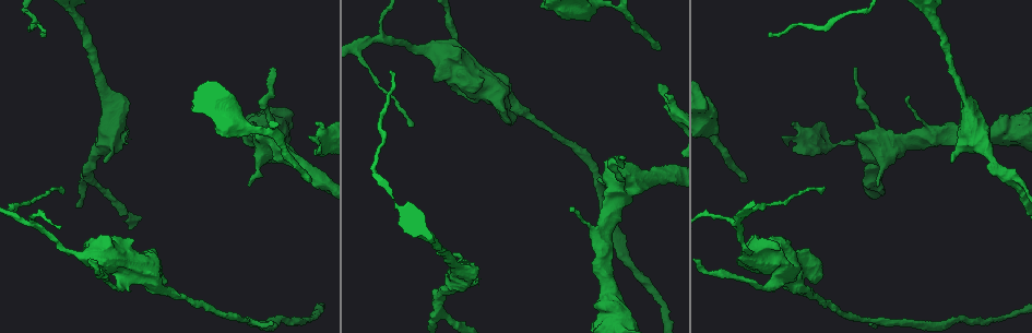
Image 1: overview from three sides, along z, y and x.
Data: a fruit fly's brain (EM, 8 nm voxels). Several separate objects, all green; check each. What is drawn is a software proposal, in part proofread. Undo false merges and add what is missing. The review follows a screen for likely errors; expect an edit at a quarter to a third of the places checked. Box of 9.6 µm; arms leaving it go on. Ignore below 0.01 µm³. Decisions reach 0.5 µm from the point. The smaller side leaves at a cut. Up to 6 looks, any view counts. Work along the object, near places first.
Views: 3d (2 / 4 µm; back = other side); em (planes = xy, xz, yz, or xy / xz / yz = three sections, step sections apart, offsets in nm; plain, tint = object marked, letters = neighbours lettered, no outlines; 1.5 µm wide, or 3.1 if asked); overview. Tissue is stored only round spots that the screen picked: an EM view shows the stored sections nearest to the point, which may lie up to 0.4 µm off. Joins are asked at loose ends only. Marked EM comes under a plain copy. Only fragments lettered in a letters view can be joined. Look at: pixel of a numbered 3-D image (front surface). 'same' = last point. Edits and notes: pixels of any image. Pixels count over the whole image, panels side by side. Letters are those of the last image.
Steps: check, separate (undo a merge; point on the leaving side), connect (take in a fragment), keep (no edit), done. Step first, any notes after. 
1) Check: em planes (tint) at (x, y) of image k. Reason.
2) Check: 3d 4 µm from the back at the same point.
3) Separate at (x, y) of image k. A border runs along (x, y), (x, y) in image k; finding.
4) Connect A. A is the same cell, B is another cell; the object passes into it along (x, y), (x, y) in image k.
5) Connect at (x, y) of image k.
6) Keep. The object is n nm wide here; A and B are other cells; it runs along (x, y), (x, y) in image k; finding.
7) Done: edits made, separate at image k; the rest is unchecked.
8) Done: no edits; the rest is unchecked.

Check: 3d 2 µm at (390, 71) of image 1. End of a long branch.

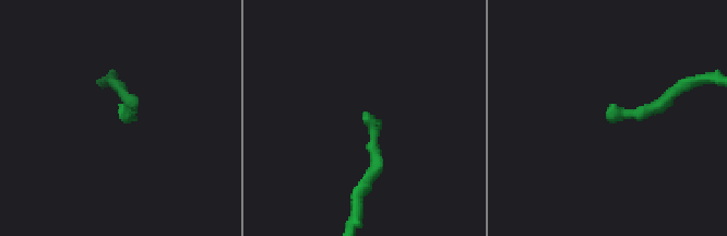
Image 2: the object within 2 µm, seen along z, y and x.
Check: em xz step 8 (tint) at (122, 113) of image 2.

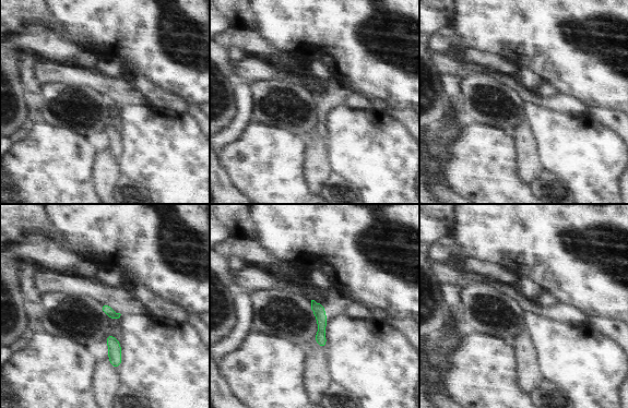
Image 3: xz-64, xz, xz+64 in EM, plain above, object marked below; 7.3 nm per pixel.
Check: em planes (letters) at the same point.

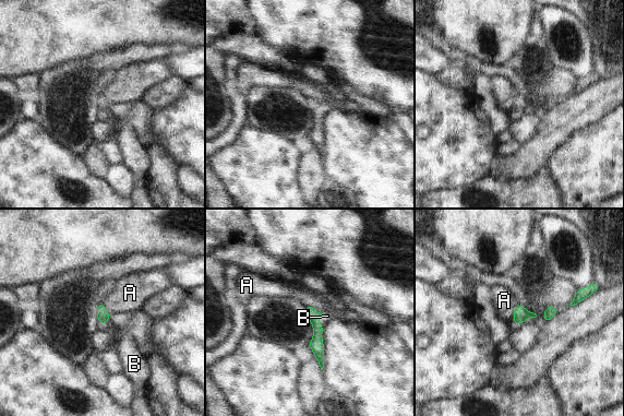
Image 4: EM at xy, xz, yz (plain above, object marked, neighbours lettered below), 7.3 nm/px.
Connect B. The object is 90 nm wide here; B is the same cell, A is another cell; the object passes into it along (316, 344), (318, 319), (327, 316) in image 4; it goes on there.

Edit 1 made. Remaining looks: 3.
Check: overview.

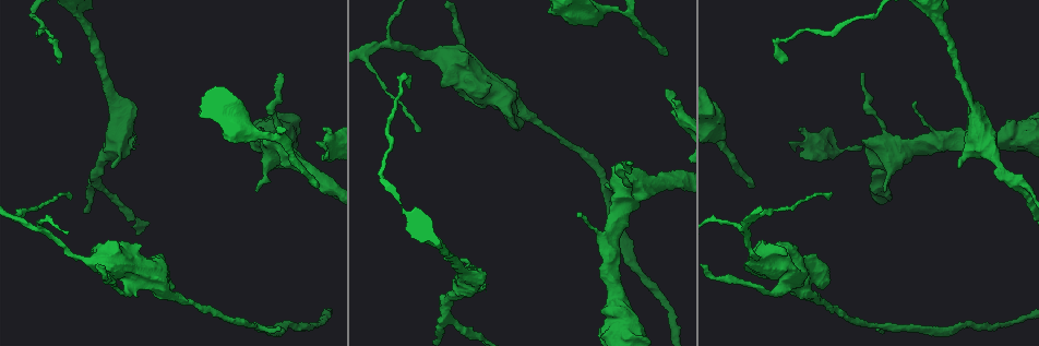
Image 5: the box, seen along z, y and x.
Check: em planes (tint) at (743, 229) of image 5.

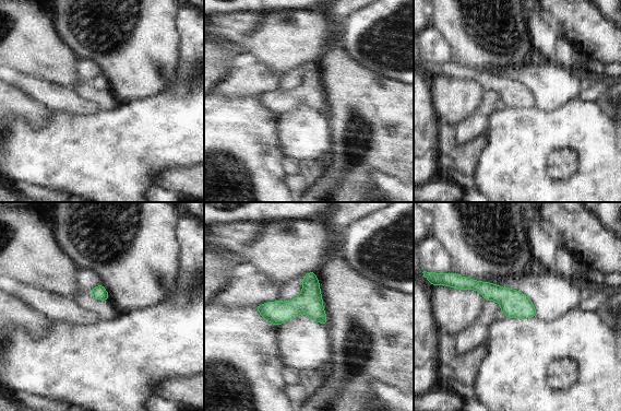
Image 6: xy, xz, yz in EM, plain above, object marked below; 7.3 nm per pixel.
Check: em planes (letters) at the same point. See the neighbours.

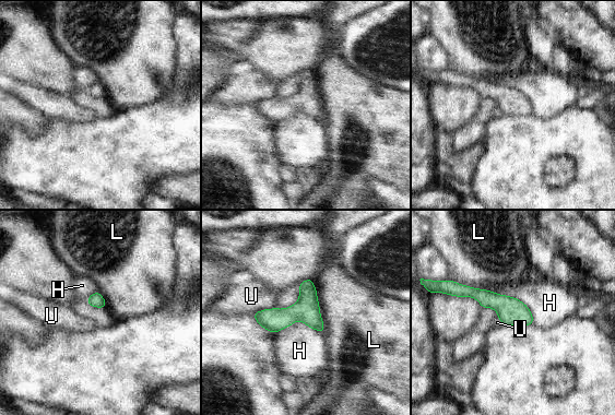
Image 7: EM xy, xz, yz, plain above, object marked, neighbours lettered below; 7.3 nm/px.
Keep. H, L and U are other cells; it runs along (454, 292), (496, 300), (530, 321) in image 7; one cell here.

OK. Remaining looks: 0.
Done: edits made, connect at image 4; the rest is unchecked.

